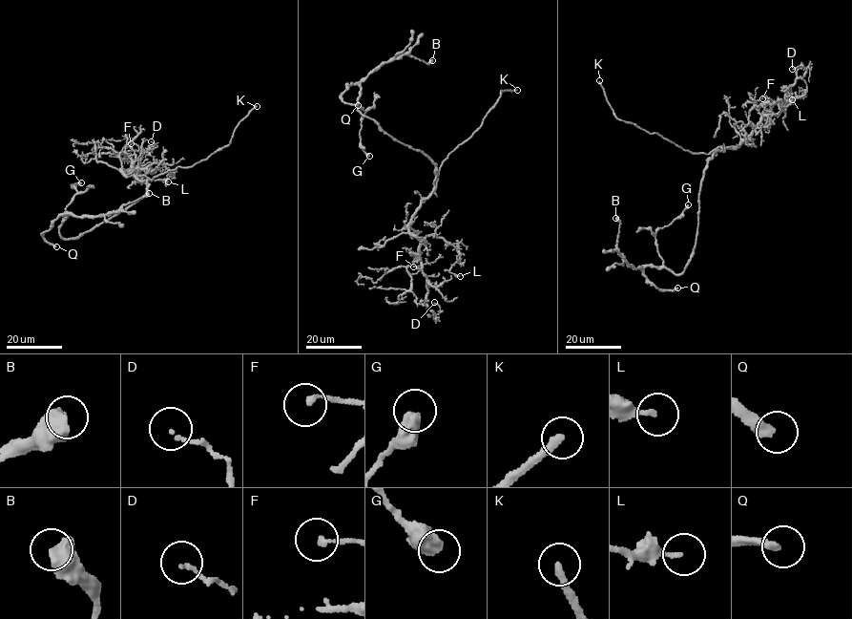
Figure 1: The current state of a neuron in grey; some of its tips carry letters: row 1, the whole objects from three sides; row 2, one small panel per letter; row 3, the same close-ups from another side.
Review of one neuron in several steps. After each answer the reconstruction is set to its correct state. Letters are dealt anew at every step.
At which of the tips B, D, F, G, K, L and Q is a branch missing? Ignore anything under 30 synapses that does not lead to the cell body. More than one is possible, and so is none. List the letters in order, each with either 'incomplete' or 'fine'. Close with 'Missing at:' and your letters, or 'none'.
B: fine
D: fine
F: fine
G: fine
K: incomplete
L: fine
Q: incomplete
Missing at: K, Q

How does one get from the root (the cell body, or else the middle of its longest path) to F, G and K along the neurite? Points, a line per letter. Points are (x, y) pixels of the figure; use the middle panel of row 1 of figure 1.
F: (424, 154), (436, 176), (409, 225), (420, 242), (406, 269), (422, 267), (413, 266)
G: (424, 154), (384, 133), (375, 120), (361, 114), (357, 105), (365, 112), (360, 136), (362, 147), (369, 156)
K: (424, 154), (434, 164), (435, 185), (442, 162), (480, 127), (500, 92), (517, 90)

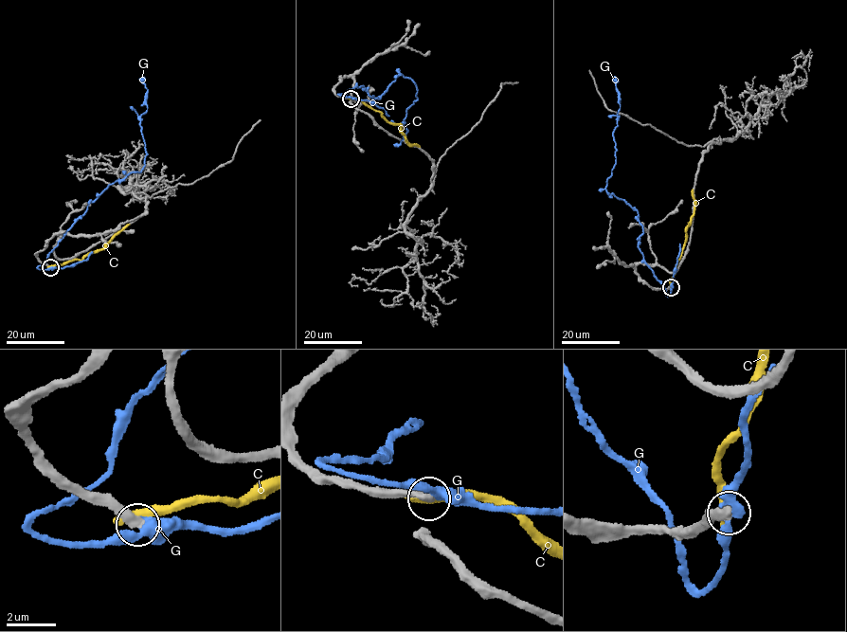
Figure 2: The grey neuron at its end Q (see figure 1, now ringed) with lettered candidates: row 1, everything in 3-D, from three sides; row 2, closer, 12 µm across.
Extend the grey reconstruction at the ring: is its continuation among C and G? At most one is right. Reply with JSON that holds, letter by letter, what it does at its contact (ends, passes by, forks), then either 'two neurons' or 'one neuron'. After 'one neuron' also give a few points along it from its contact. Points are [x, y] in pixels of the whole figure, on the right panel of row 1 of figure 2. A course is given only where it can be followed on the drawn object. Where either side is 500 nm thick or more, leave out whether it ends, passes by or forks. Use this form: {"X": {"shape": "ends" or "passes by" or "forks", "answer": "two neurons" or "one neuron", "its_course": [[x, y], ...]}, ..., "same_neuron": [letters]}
{"C": {"shape": "ends", "answer": "two neurons"}, "G": {"shape": "passes by", "answer": "two neurons"}, "same_neuron": []}

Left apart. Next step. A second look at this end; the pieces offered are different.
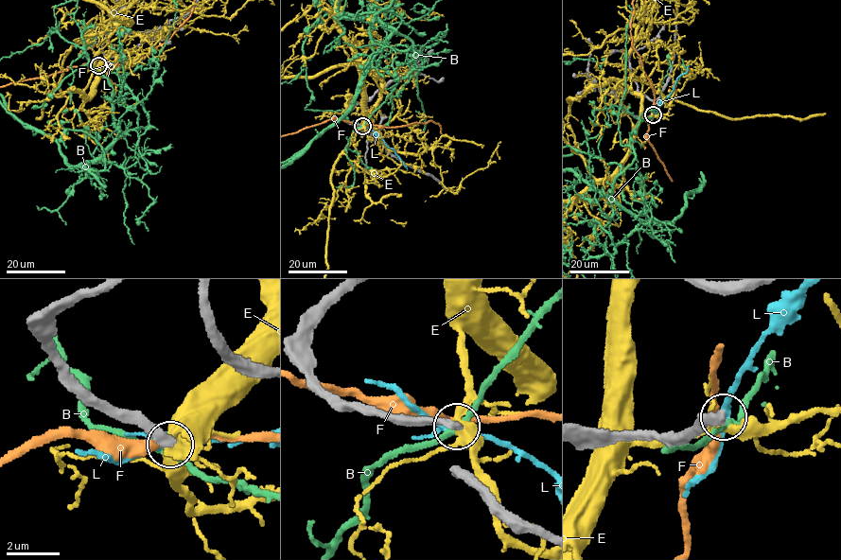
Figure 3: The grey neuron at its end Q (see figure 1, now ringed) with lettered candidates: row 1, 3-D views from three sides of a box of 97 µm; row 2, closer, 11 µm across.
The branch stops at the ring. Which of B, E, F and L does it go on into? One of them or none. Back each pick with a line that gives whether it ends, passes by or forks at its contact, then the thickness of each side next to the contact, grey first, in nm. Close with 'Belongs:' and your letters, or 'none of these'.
Belongs: none of these

